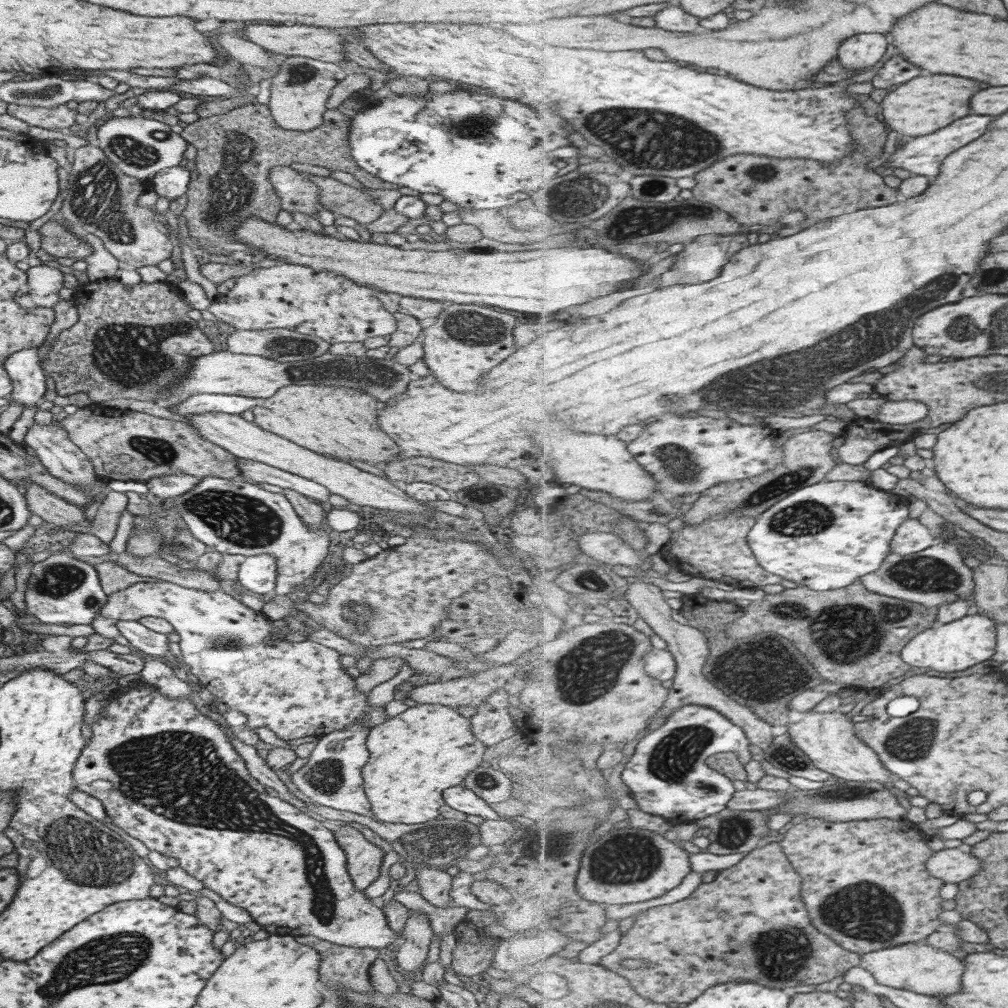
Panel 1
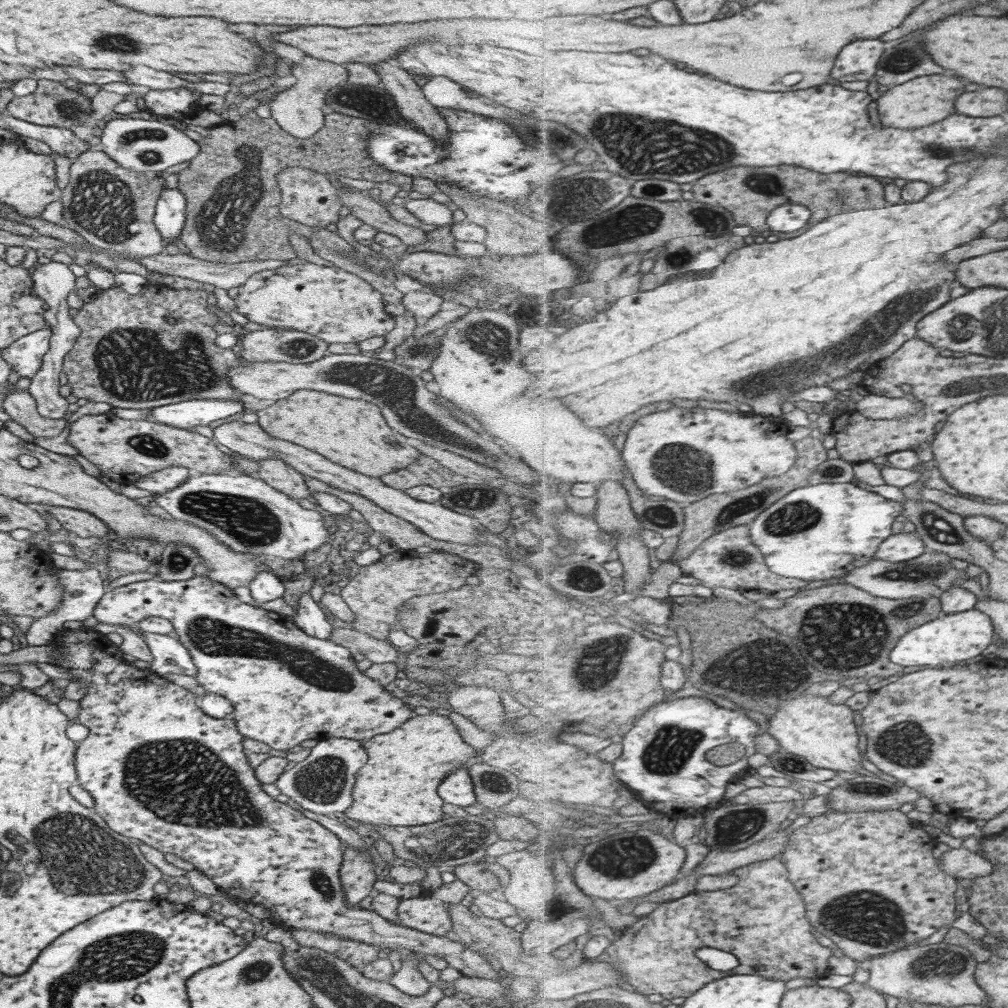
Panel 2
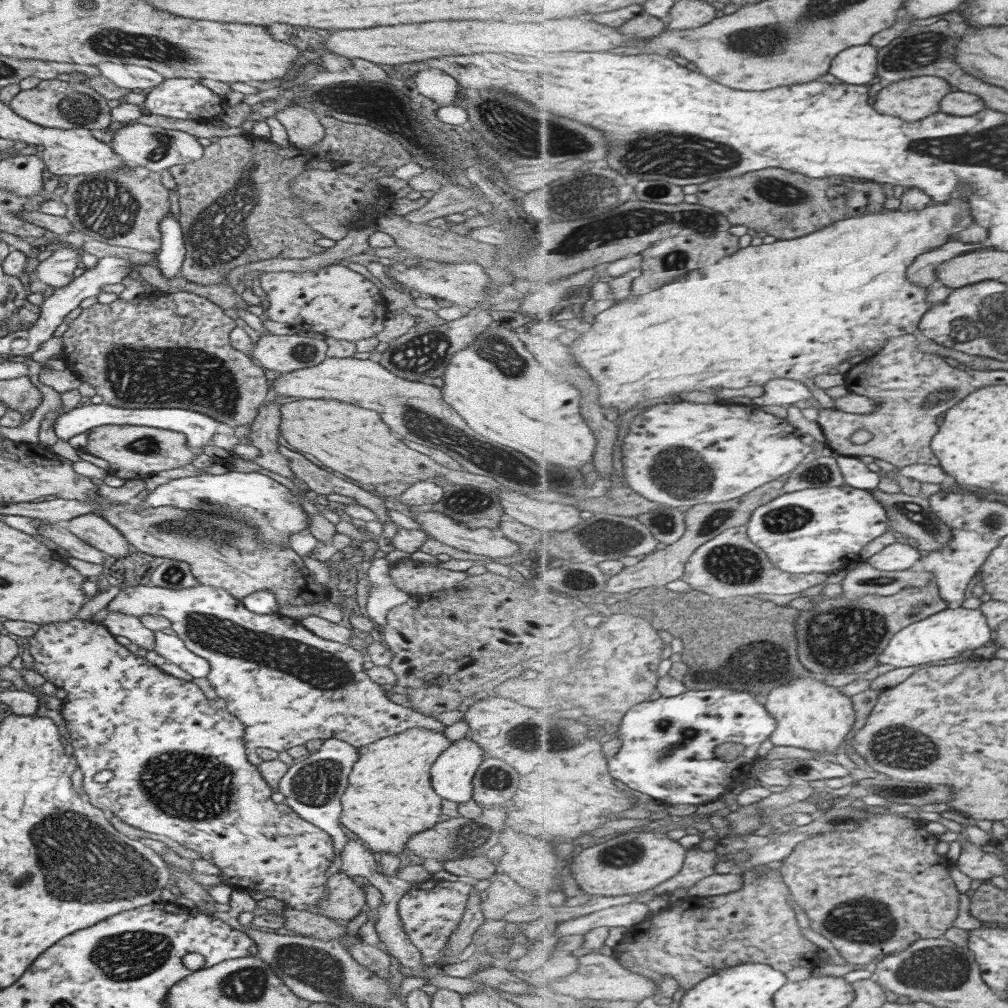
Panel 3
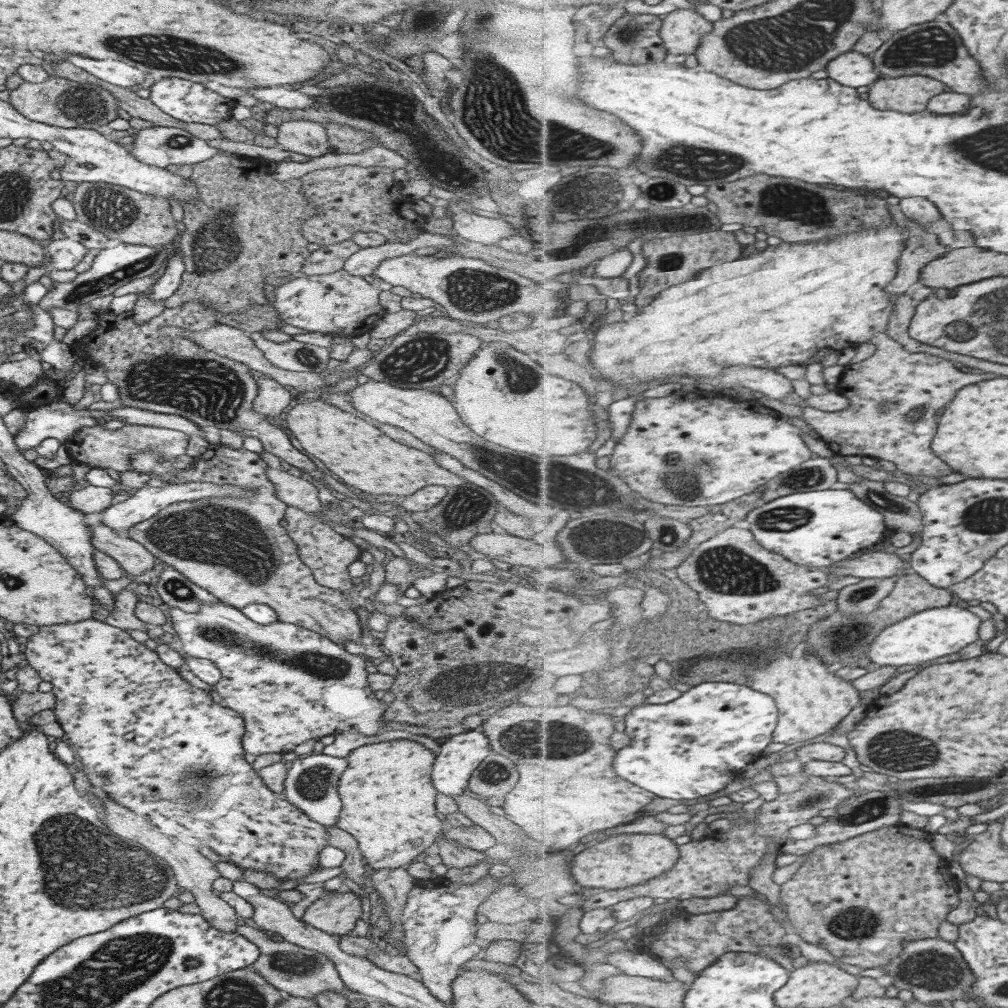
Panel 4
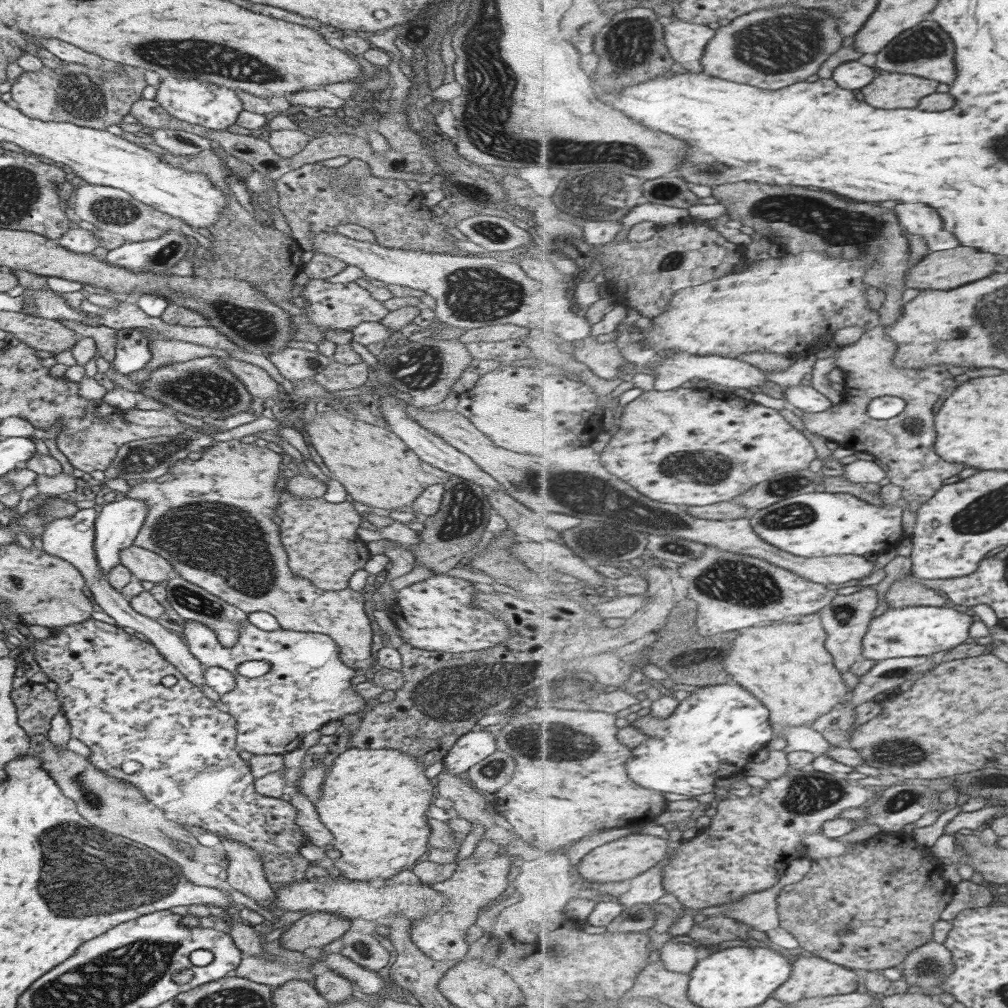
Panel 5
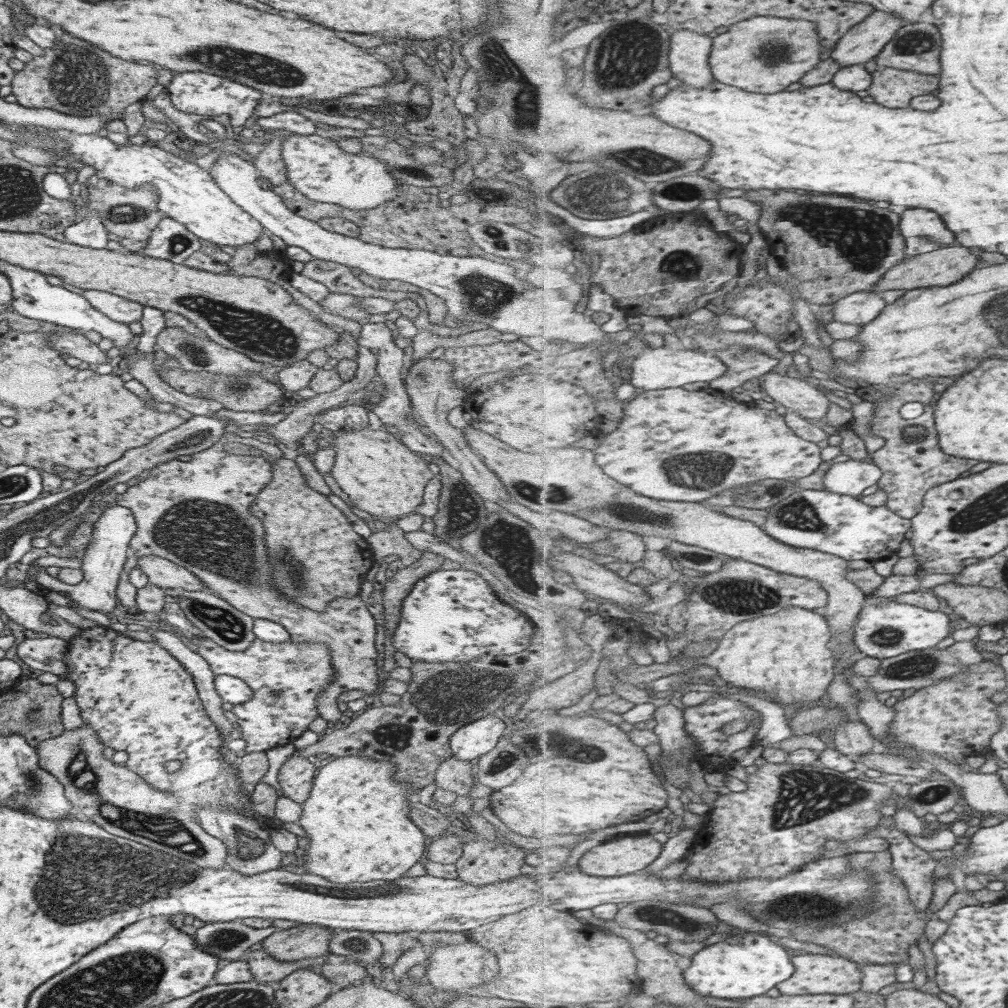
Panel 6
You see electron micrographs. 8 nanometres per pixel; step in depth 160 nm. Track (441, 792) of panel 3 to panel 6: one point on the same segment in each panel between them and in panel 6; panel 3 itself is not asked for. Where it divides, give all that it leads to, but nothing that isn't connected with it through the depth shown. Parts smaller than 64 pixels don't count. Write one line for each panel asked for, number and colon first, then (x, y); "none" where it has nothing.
4: (459, 755)
5: (471, 747)
6: (475, 739)

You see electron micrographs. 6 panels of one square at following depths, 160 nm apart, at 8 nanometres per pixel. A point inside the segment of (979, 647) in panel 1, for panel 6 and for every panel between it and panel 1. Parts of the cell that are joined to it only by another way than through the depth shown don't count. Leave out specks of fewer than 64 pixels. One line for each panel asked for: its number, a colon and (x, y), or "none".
2: (950, 640)
3: (948, 634)
4: (922, 637)
5: (907, 631)
6: (885, 628)

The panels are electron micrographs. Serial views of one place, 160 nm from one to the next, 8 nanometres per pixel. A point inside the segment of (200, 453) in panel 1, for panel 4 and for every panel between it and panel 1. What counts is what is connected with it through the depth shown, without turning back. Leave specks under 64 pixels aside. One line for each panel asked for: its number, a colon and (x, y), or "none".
2: (123, 450)
3: (132, 452)
4: (98, 447)

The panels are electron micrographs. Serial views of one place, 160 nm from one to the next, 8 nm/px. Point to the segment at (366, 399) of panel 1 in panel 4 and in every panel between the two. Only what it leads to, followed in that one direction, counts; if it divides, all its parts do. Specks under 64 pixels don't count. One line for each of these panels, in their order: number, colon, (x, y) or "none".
2: (351, 433)
3: (352, 441)
4: (359, 455)

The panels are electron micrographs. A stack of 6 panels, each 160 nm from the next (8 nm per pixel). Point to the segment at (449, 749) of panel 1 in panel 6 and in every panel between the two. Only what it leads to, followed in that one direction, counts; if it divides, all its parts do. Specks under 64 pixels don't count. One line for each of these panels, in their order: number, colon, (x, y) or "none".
2: (396, 786)
3: (388, 798)
4: (387, 798)
5: (373, 802)
6: (355, 817)

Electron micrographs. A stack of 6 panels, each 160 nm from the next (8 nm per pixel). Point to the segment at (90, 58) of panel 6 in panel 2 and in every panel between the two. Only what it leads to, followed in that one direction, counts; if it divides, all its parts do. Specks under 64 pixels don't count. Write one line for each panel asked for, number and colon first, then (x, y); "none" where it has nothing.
2: (51, 104)
3: (53, 103)
4: (60, 102)
5: (82, 96)

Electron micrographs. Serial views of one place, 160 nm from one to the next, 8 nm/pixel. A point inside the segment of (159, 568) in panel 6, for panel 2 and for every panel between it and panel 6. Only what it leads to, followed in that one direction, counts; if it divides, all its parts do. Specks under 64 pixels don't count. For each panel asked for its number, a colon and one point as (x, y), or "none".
2: (79, 522)
3: (91, 528)
4: (133, 558)
5: (143, 564)

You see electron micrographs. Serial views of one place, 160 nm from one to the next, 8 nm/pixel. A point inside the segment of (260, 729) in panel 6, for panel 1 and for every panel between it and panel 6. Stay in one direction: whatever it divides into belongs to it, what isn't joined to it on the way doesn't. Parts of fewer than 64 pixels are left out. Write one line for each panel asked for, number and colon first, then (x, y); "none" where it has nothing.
1: (296, 689)
2: (284, 687)
3: (285, 685)
4: (302, 685)
5: (306, 685)

